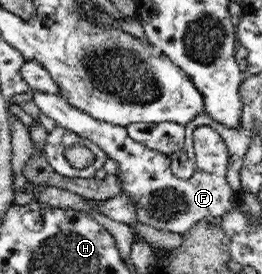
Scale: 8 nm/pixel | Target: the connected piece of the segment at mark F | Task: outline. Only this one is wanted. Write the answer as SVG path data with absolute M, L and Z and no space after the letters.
M32 91L33 101L39 109L55 120L56 126L69 132L77 133L99 146L105 151L105 156L119 164L118 177L121 180L124 195L137 200L135 212L136 221L141 225L149 225L155 229L163 229L181 236L195 223L206 221L211 225L221 226L221 218L232 213L240 205L240 191L232 190L228 185L228 148L220 133L211 127L197 127L193 131L193 142L197 169L191 179L176 177L170 170L170 159L162 152L147 148L135 142L129 136L126 127L120 127L106 121L99 121L89 114L77 109L60 94L51 92Z

